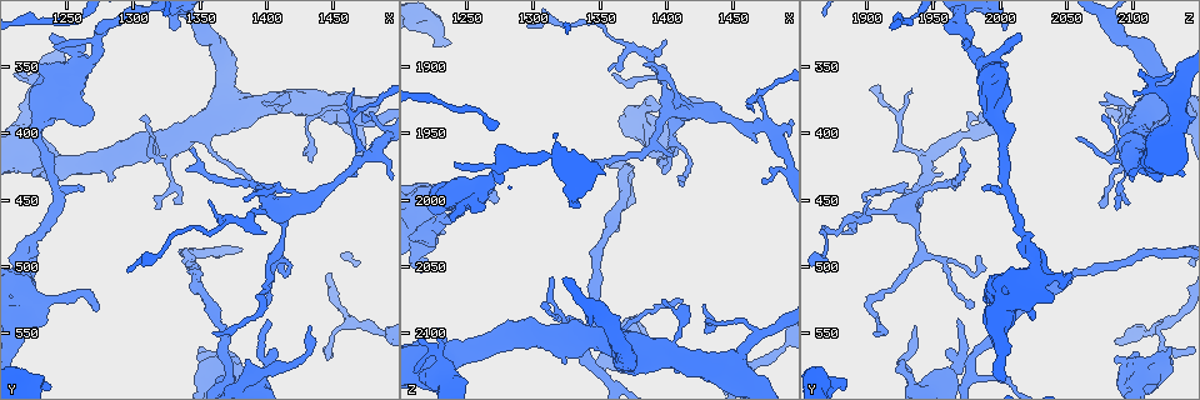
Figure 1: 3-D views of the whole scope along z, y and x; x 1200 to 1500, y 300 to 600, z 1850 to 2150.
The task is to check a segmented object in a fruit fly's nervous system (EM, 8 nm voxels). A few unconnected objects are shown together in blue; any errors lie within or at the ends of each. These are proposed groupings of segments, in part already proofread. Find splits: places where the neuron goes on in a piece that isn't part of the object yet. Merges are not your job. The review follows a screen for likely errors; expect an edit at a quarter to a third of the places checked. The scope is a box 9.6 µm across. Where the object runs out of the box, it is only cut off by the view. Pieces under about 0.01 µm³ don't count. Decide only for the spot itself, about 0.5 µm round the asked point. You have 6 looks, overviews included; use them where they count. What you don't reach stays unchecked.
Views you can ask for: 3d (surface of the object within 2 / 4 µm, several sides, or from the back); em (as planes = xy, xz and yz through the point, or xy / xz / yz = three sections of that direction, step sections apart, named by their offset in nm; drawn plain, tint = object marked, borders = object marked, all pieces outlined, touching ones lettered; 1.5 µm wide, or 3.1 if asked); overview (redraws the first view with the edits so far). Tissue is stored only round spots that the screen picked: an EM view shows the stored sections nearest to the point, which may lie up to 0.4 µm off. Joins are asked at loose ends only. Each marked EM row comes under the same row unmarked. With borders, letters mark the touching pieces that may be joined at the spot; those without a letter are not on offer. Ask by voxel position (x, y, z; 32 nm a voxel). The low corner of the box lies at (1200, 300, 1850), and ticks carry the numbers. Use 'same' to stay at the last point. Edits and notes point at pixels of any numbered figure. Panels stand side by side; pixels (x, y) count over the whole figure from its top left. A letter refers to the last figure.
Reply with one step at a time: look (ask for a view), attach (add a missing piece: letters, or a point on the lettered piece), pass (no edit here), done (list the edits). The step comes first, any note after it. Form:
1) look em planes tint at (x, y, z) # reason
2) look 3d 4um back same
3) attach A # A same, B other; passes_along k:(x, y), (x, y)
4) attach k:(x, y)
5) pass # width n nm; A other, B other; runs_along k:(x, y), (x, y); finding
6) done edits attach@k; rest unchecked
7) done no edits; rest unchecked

look em planes borders at (1434, 544, 1936) # tapers out

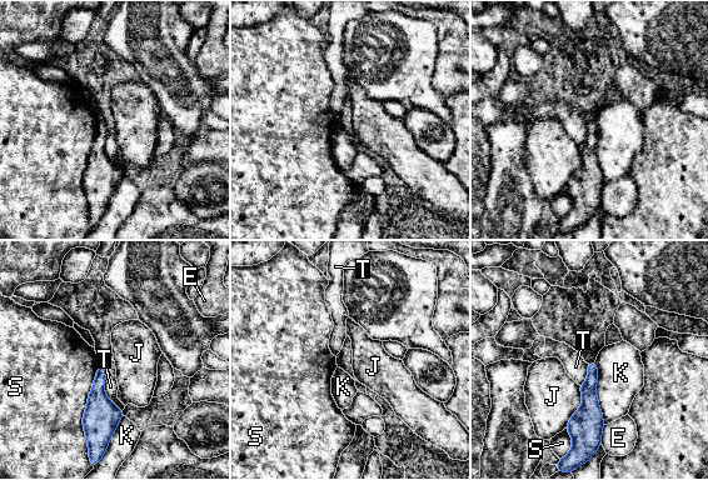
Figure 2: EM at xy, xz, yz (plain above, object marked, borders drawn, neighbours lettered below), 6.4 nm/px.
pass # E other, J other, K other, S other, T other; border 2:(108, 370), (104, 393), (121, 410); none of them fits

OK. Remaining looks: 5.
look em planes borders at (1310, 388, 2078) # thin end

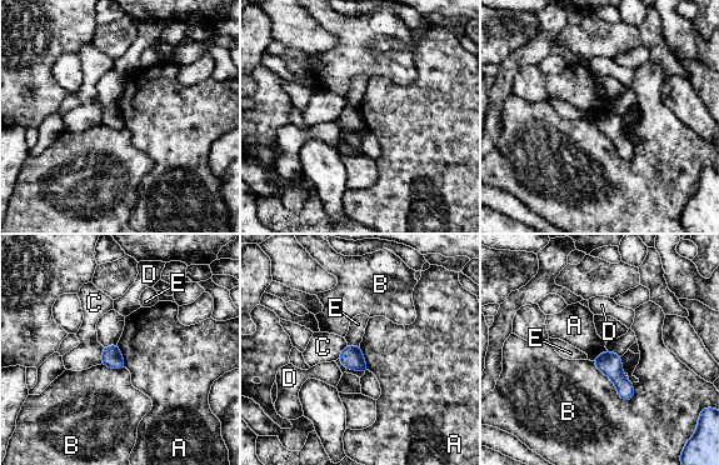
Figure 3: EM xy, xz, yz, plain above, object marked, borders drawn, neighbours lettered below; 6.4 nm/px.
pass # A other, B other, C other, D other, E other; border 3:(359, 345), (369, 370); no lettered piece goes on from it

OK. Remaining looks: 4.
look em planes tint at (1400, 474, 1880) # tapers out

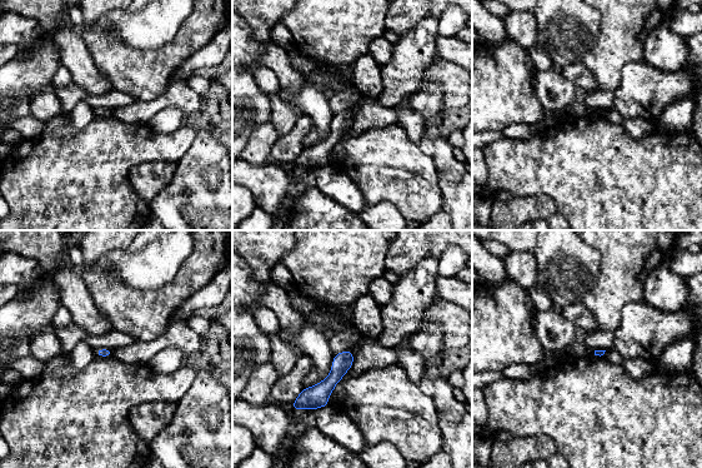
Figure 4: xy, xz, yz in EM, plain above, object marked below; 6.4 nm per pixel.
look em planes borders same

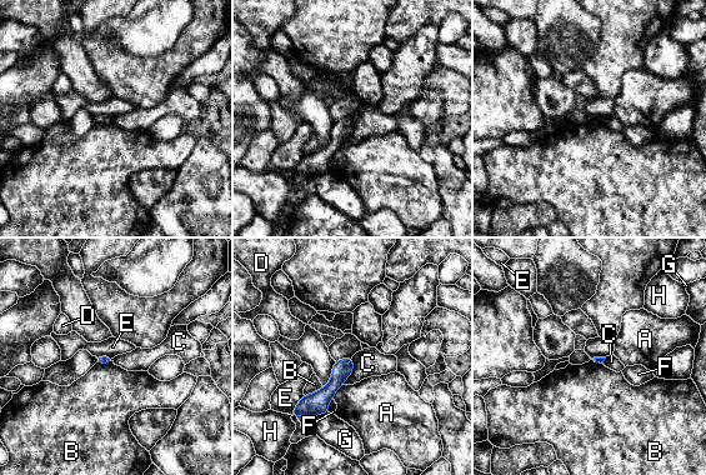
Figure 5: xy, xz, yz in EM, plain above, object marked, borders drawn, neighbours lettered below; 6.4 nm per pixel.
pass # longest_contact C 190 nm; A other, B other, C other, D other, E other, F other, G other, H other; runs_along 5:(349, 361), (334, 385), (301, 411); none of them fits

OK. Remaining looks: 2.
done no edits; rest unchecked

